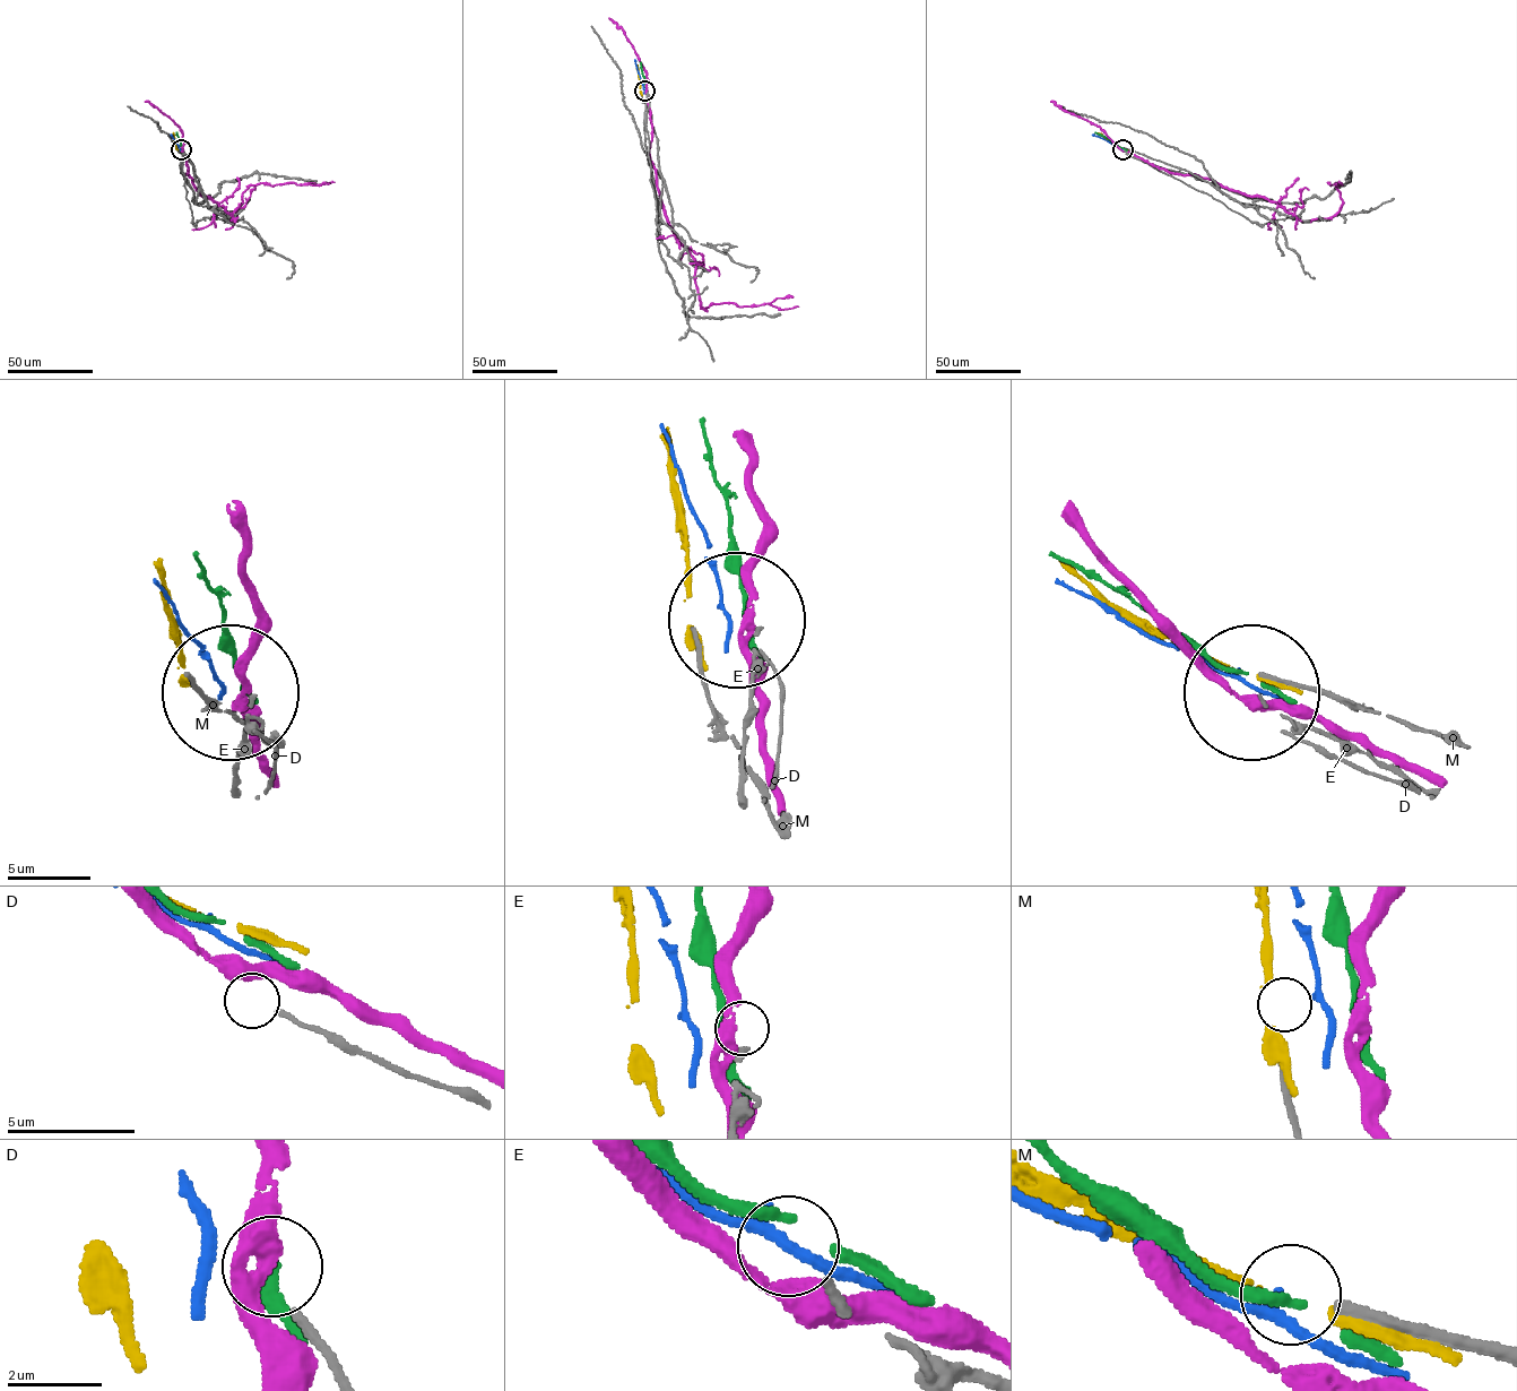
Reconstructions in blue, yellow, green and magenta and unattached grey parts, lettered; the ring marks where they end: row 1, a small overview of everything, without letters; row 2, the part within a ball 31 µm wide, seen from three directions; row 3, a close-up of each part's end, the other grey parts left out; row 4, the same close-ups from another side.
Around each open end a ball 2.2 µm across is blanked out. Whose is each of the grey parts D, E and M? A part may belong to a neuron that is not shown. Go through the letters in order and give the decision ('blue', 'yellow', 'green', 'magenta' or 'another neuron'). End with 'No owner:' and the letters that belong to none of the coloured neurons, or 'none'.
D: another neuron
E: another neuron
M: another neuron
No owner: D, E, M

